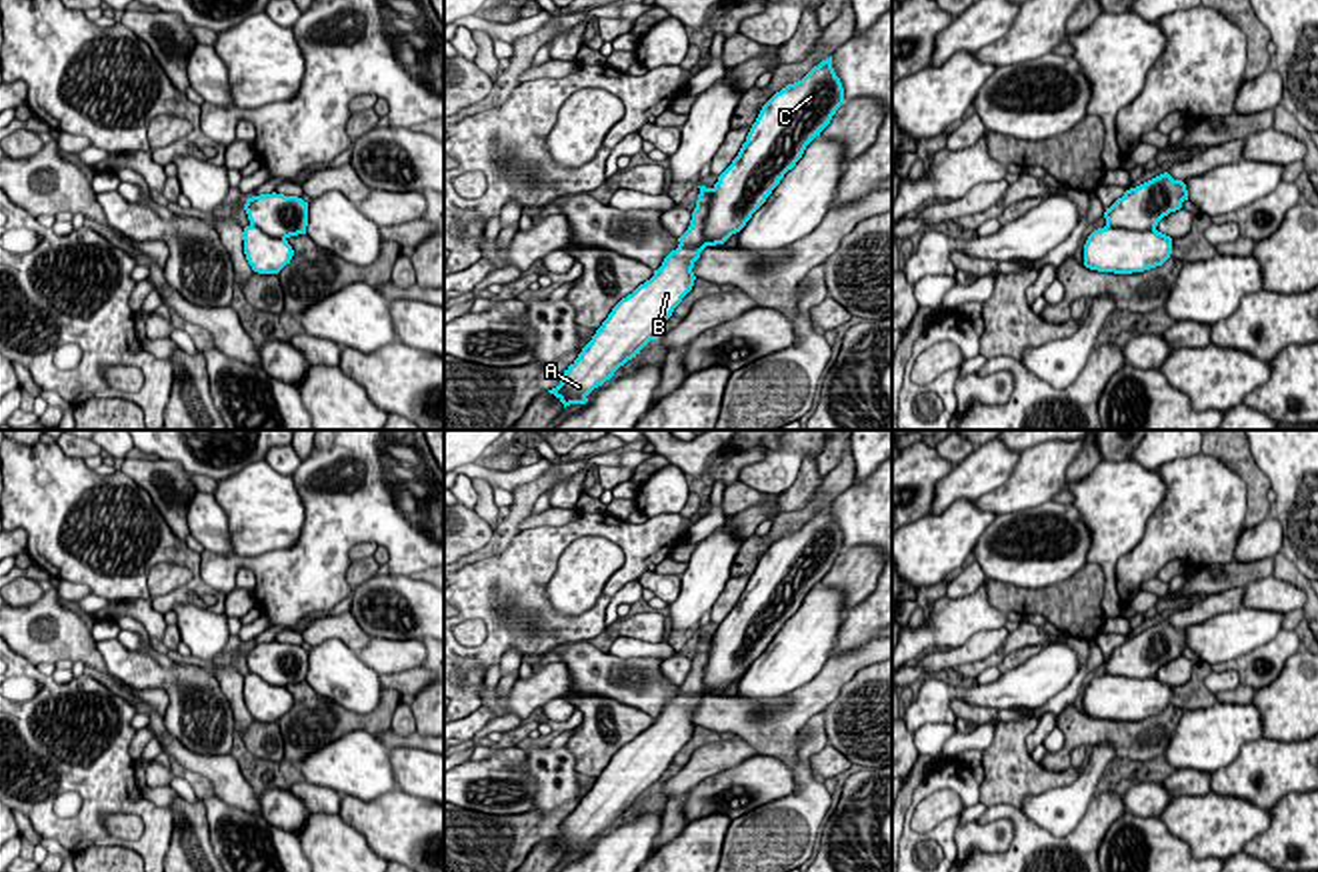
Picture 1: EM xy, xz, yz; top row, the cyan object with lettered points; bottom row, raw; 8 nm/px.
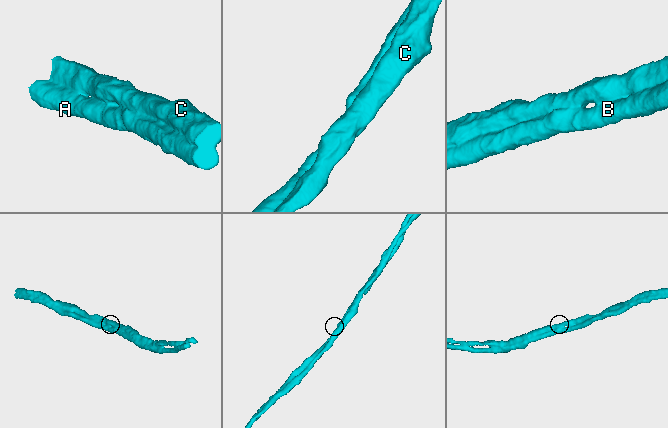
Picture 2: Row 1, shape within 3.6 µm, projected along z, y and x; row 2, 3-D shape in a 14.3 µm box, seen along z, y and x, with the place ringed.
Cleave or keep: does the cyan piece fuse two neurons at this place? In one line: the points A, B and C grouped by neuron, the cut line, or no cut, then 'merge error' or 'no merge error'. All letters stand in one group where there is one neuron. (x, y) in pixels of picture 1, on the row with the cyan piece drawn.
A B C; no cut; no merge error

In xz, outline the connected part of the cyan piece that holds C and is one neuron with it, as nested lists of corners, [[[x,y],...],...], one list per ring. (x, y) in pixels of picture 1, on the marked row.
[[[832,56],[802,80],[776,92],[760,110],[746,142],[712,188],[700,194],[688,230],[654,276],[622,298],[552,390],[564,408],[588,394],[658,338],[660,328],[694,286],[694,262],[706,246],[724,244],[766,202],[806,146],[844,104]]]

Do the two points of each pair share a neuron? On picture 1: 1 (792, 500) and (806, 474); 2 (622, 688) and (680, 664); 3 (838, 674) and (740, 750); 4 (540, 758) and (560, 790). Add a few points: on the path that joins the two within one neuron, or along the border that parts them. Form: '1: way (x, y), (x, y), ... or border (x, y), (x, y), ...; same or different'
1: way (798, 494), (806, 480); same
2: border (660, 660), (660, 670), (676, 686); different
3: border (734, 734), (758, 752); different
4: way (548, 766), (554, 772), (554, 782); same

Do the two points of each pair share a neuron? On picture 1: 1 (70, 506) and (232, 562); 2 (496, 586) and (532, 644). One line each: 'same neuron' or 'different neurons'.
1: different neurons
2: same neuron

